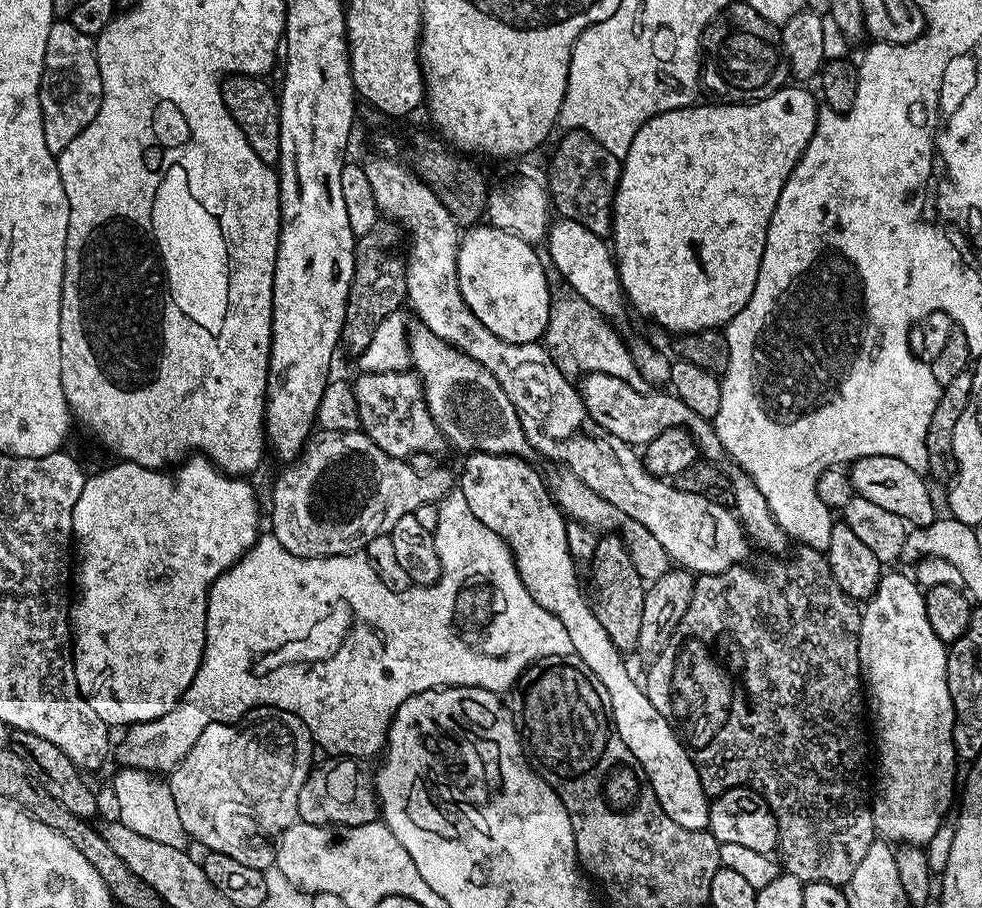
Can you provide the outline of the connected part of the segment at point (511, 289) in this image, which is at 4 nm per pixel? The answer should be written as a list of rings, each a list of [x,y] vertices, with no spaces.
[[[491,226],[469,227],[463,233],[460,249],[458,250],[458,258],[456,265],[458,266],[458,286],[462,292],[462,298],[466,302],[466,306],[478,318],[478,322],[482,322],[482,326],[486,326],[486,330],[490,330],[490,334],[498,334],[500,340],[506,342],[514,342],[515,344],[535,344],[543,337],[544,333],[548,331],[548,319],[550,318],[550,310],[552,309],[552,301],[554,299],[554,292],[548,289],[548,276],[544,273],[545,261],[540,261],[540,256],[533,245],[527,244],[521,238],[514,238],[514,235],[503,232]]]

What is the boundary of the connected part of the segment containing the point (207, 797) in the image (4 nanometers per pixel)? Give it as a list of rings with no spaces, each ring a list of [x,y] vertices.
[[[255,708],[250,716],[251,718],[245,718],[235,724],[211,724],[206,726],[206,730],[202,730],[202,734],[198,734],[198,742],[194,742],[194,746],[190,746],[190,750],[182,758],[182,762],[178,762],[175,768],[172,769],[166,783],[174,794],[174,806],[178,806],[178,818],[182,818],[184,831],[188,833],[193,841],[197,840],[201,844],[201,849],[209,852],[221,852],[230,858],[238,858],[238,862],[242,862],[242,866],[268,870],[274,864],[274,848],[272,844],[260,844],[260,839],[263,836],[279,837],[280,833],[285,832],[290,825],[297,823],[298,790],[302,790],[302,782],[306,782],[309,772],[314,767],[314,761],[312,761],[314,741],[303,722],[289,712],[283,712],[277,708]]]

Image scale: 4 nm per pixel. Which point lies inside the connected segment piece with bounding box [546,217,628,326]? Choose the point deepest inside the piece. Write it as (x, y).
(586, 261)

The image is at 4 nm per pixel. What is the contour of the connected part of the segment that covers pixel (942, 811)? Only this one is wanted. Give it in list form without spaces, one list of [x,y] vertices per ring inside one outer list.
[[[885,571],[880,577],[878,590],[871,600],[863,605],[860,618],[860,663],[862,665],[862,680],[866,685],[866,696],[870,701],[870,716],[876,719],[876,736],[874,732],[874,752],[880,755],[880,777],[874,780],[874,795],[872,798],[872,813],[877,837],[891,842],[896,846],[926,846],[930,838],[938,832],[940,821],[949,815],[948,807],[952,804],[952,795],[957,795],[958,781],[956,778],[956,765],[958,757],[956,747],[952,741],[954,730],[954,710],[948,689],[948,648],[939,640],[938,635],[931,629],[924,605],[925,593],[911,575],[903,576],[900,572]]]

